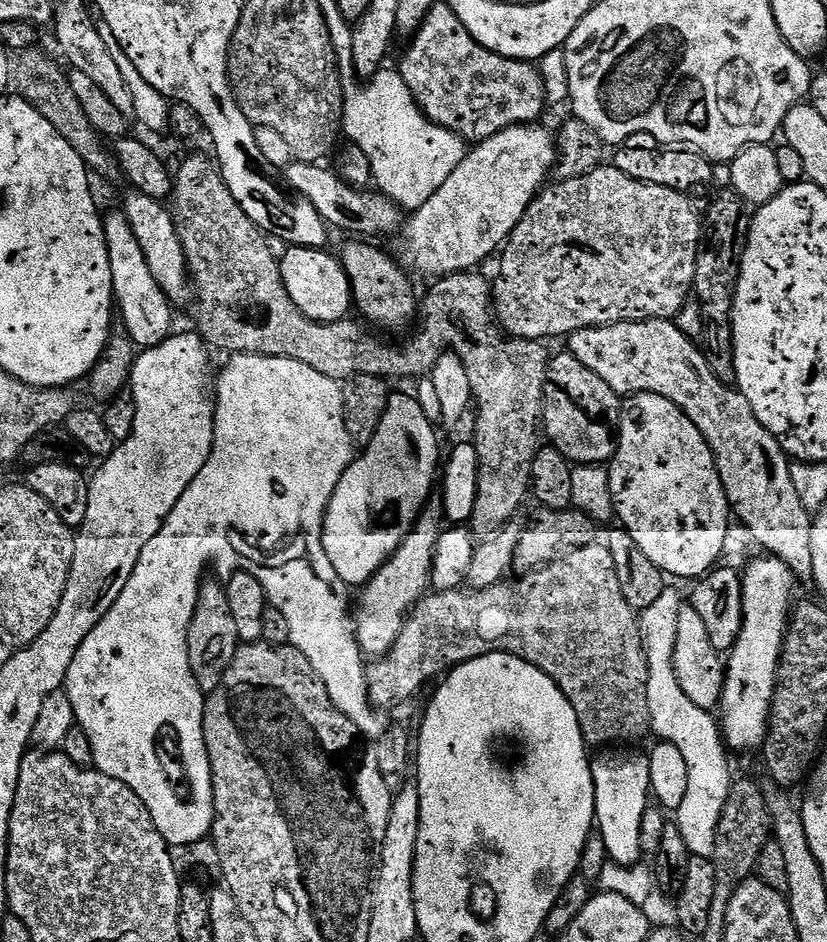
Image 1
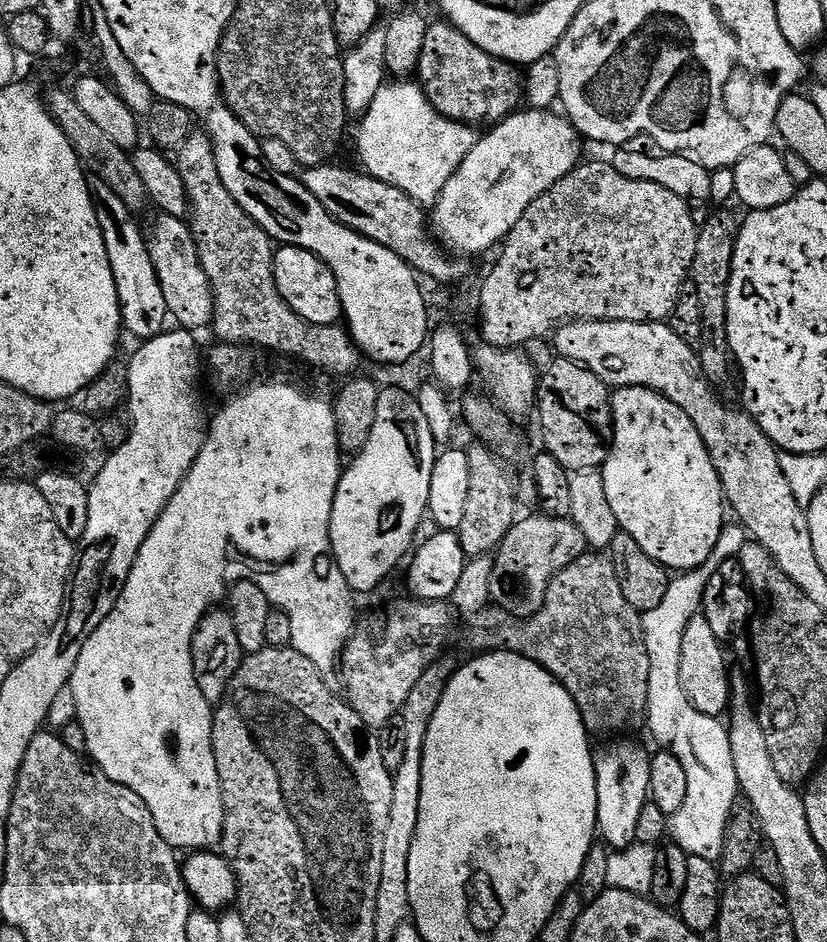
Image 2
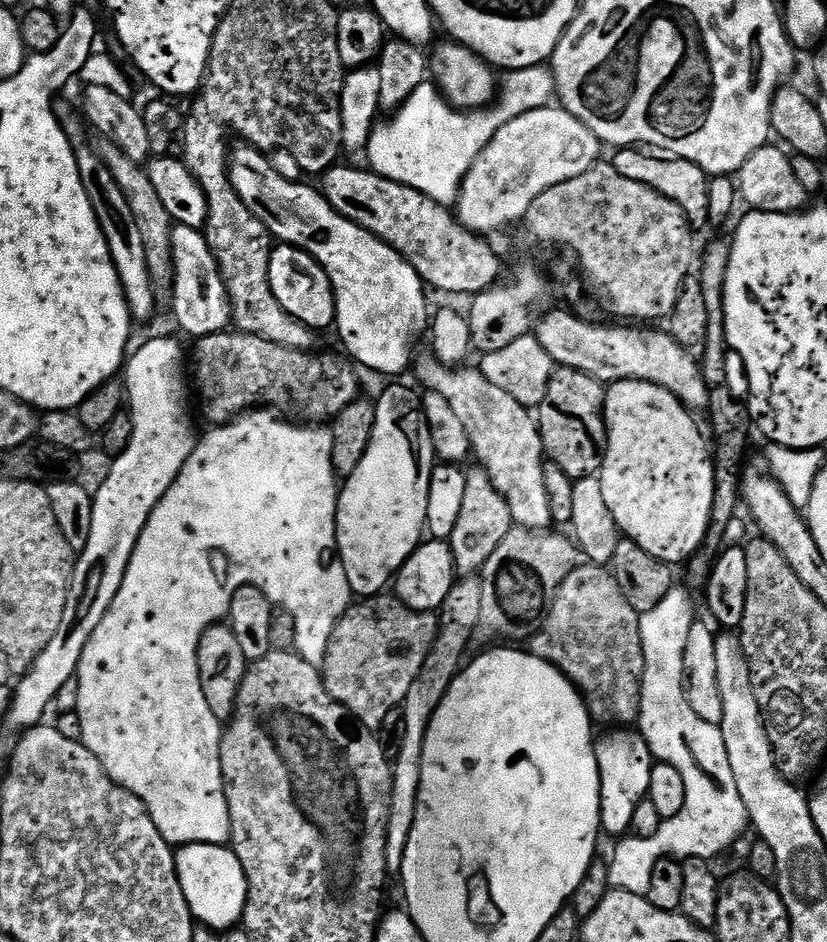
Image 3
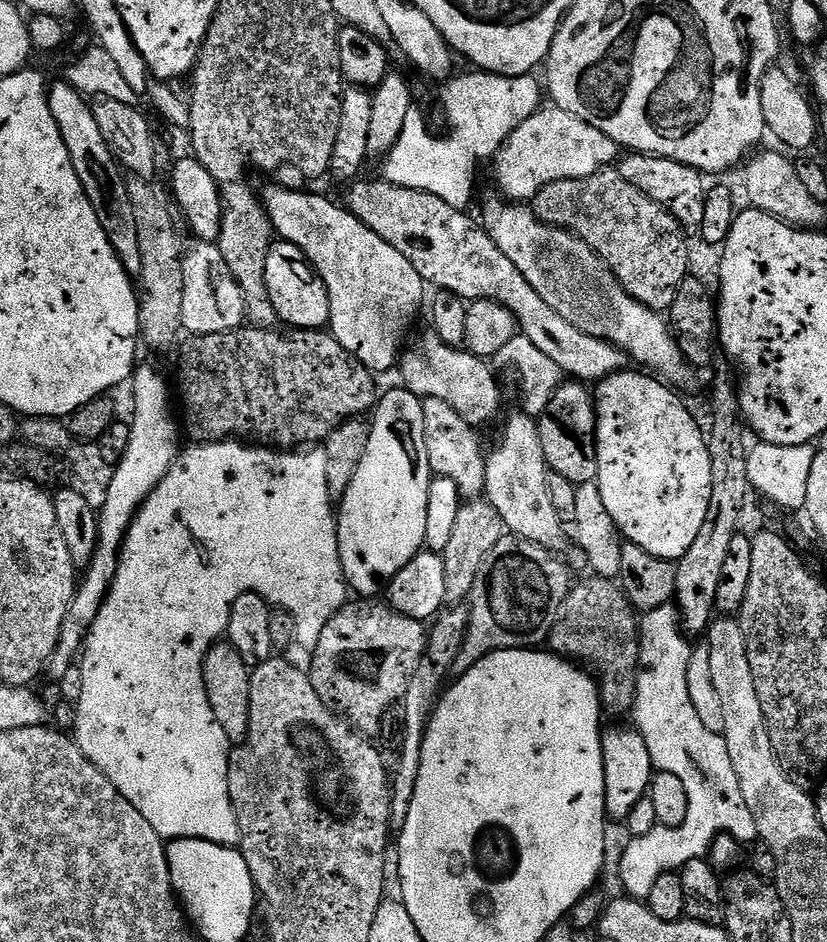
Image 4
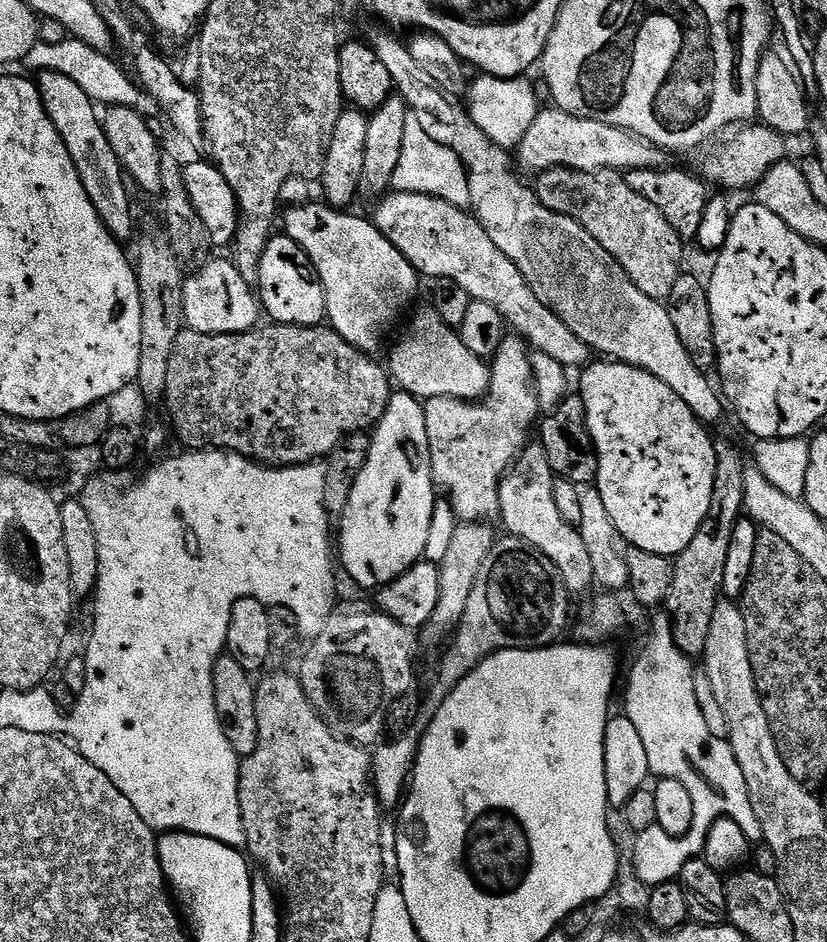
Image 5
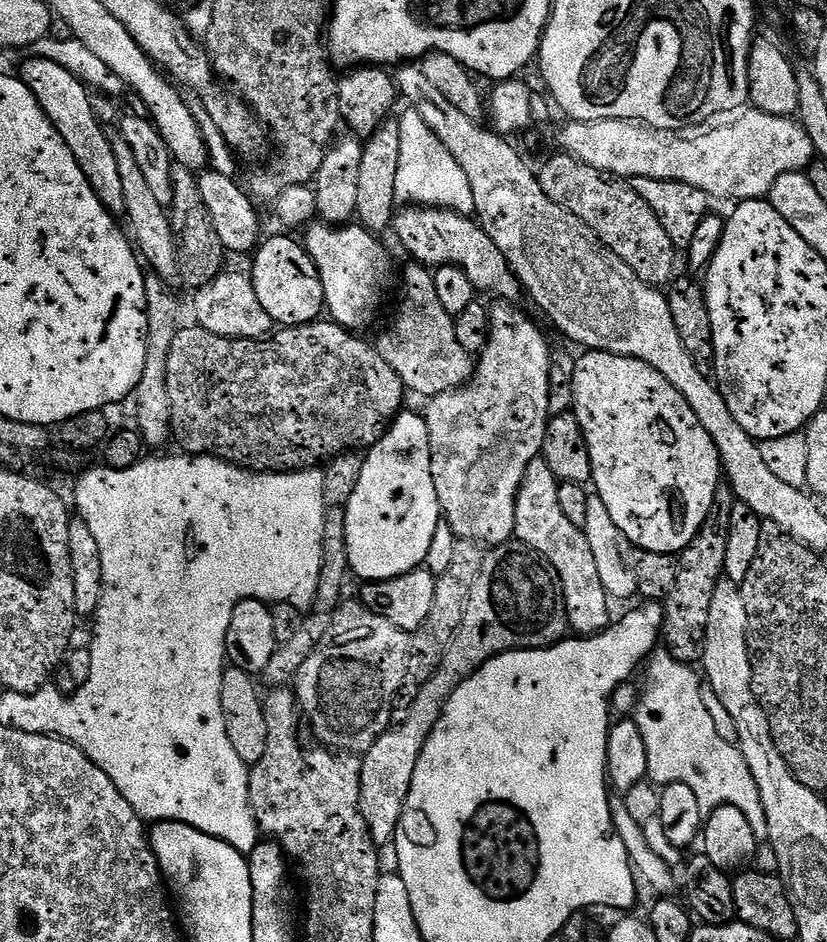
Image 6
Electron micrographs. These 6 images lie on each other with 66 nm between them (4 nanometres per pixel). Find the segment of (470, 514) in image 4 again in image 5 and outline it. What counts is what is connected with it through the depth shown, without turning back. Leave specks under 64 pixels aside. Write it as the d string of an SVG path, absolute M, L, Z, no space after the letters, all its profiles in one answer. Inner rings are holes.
M484 522L457 523L446 558L442 558L438 566L438 606L434 606L434 614L430 614L418 632L418 640L423 647L424 644L428 648L436 648L440 643L443 645L460 627L460 619L466 614L466 602L470 602L474 582L478 582L478 570L482 570L482 562L486 562L494 543L494 535L488 527Z

